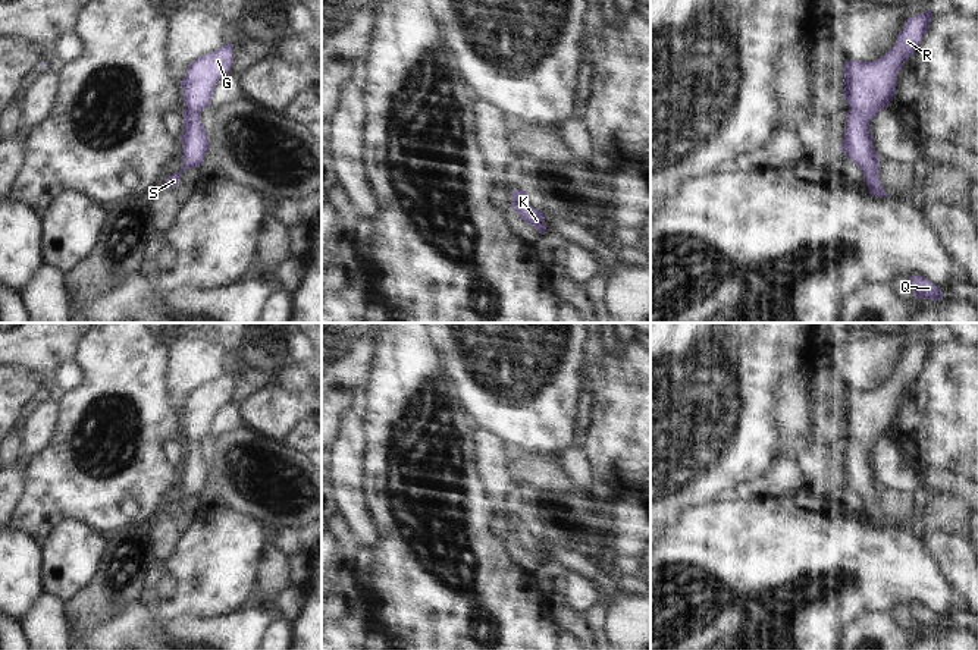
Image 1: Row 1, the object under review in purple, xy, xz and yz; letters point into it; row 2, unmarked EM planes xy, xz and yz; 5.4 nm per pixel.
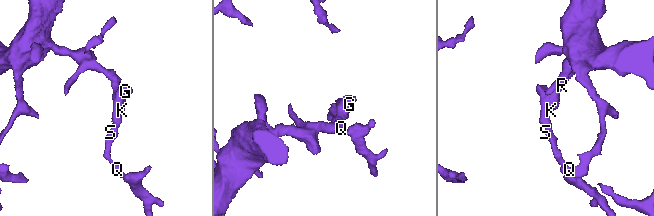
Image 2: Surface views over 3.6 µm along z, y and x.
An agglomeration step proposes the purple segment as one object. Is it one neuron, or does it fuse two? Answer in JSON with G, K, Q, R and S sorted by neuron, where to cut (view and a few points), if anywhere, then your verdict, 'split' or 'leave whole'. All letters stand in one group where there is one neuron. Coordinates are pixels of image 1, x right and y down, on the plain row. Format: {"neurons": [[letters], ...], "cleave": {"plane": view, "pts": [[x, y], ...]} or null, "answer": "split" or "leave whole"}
{"neurons": [["G", "K", "Q", "R", "S"]], "cleave": null, "answer": "leave whole"}

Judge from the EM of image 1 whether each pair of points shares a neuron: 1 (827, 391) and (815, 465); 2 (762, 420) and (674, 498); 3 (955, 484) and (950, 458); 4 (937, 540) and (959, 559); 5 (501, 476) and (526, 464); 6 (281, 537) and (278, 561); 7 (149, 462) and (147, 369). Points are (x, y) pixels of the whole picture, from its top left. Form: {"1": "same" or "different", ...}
{"1": "different", "2": "same", "3": "different", "4": "same", "5": "different", "6": "different", "7": "same"}

